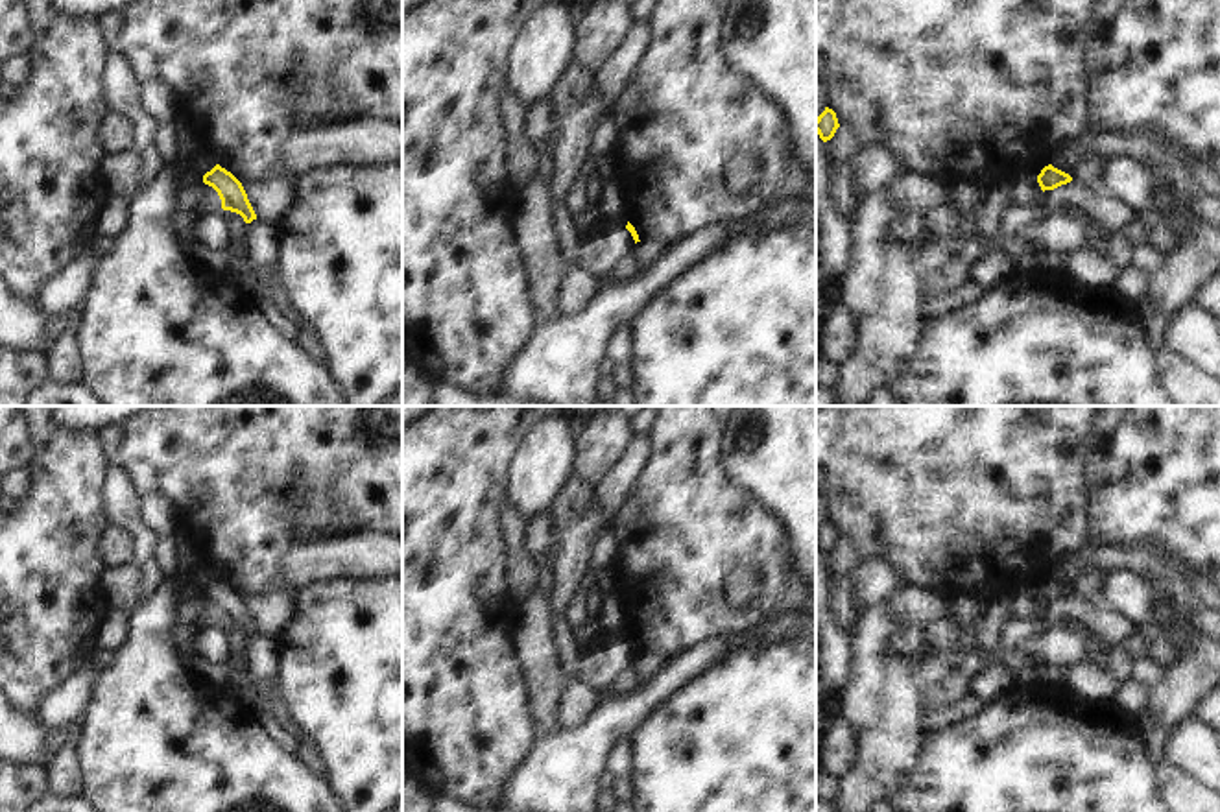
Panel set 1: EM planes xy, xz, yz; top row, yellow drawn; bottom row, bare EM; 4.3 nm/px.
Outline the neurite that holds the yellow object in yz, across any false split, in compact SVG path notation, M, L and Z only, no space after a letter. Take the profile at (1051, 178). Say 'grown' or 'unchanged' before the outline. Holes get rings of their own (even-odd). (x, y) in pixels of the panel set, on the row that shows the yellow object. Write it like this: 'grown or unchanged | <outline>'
unchanged | M1052 164L1045 166L1041 170L1041 173L1037 175L1037 183L1039 183L1043 192L1045 190L1054 190L1054 188L1058 188L1061 185L1067 185L1070 181L1072 181L1072 177L1069 173L1054 168Z

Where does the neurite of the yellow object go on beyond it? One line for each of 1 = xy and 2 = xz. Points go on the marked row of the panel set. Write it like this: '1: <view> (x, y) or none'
1: none
2: none

